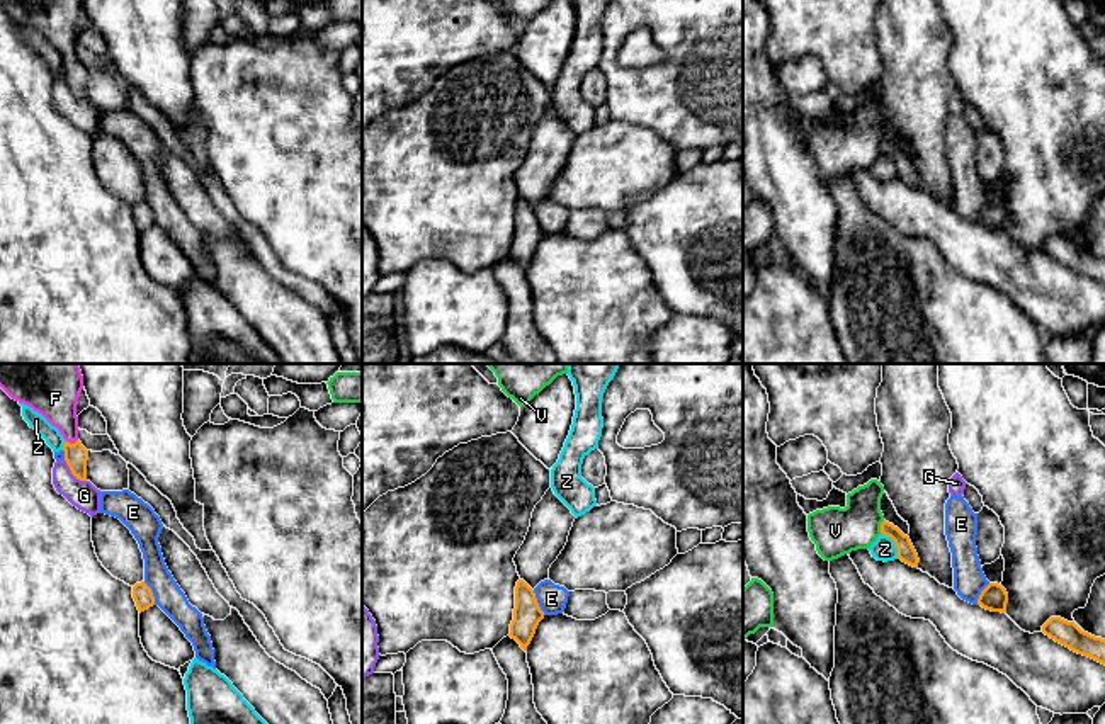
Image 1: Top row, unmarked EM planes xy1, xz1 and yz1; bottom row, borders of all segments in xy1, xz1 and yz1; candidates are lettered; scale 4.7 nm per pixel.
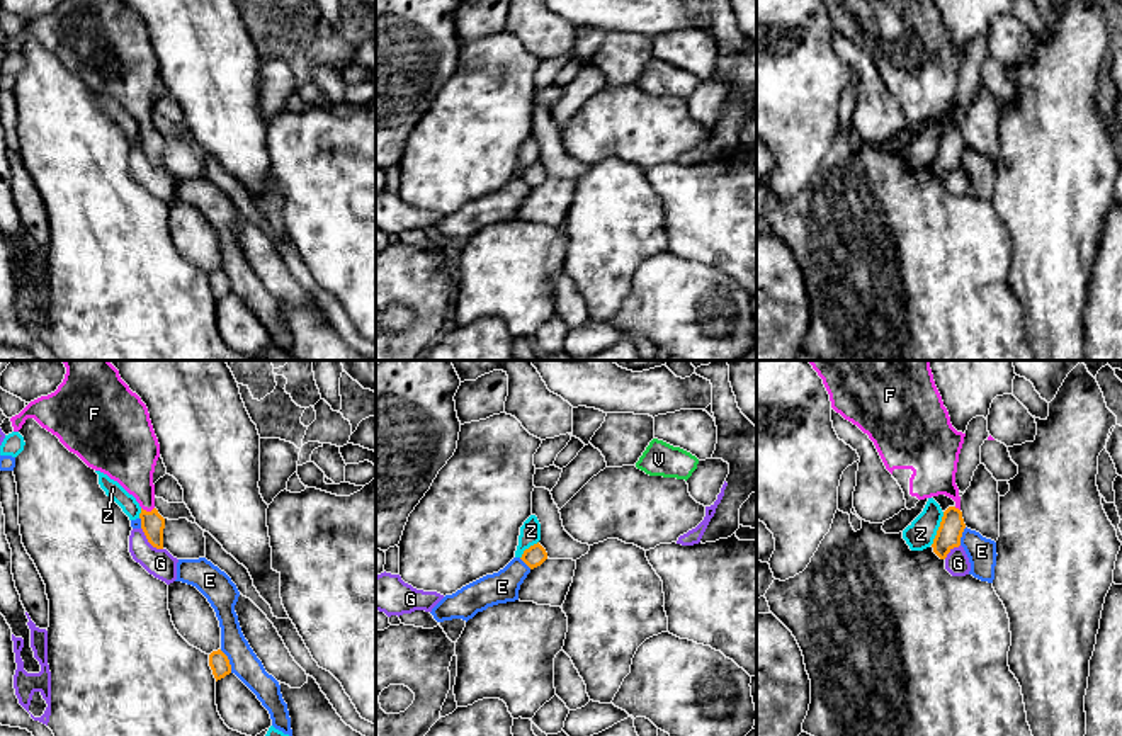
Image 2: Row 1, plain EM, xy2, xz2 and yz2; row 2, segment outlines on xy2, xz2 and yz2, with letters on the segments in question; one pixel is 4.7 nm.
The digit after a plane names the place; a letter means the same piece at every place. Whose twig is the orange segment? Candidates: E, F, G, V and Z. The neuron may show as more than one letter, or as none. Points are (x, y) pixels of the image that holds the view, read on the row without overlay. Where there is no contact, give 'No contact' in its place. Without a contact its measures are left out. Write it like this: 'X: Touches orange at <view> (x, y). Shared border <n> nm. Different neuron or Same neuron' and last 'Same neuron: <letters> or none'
E: Touches orange at xz1 (536, 221). Shared border 130 nm. Different neuron
F: Touches orange at xy1 (72, 63). Shared border 60 nm. Same neuron
G: Touches orange at xy1 (72, 92). Shared border 150 nm. Different neuron
V: Touches orange at yz1 (881, 147). Shared border 70 nm. Different neuron
Z: Touches orange at yz2 (939, 148). Shared border 170 nm. Different neuron
Same neuron: F

